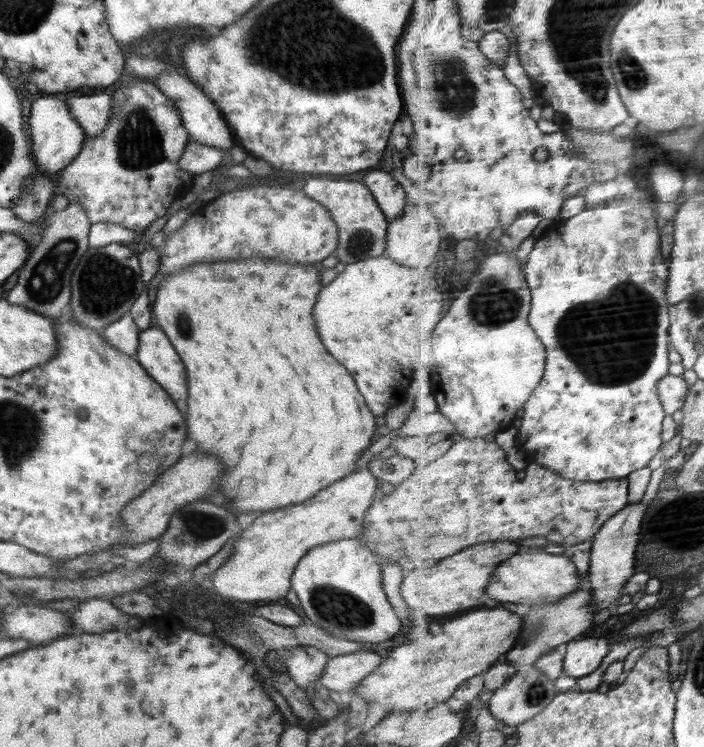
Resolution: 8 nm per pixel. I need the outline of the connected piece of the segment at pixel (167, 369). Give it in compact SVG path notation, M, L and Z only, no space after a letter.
M148 327L140 331L136 359L171 396L182 416L186 418L186 370L160 327Z

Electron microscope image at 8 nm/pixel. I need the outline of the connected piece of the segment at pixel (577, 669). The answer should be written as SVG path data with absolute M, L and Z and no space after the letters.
M593 636L572 641L568 645L565 673L576 678L582 678L596 672L614 647L614 643L608 638Z

